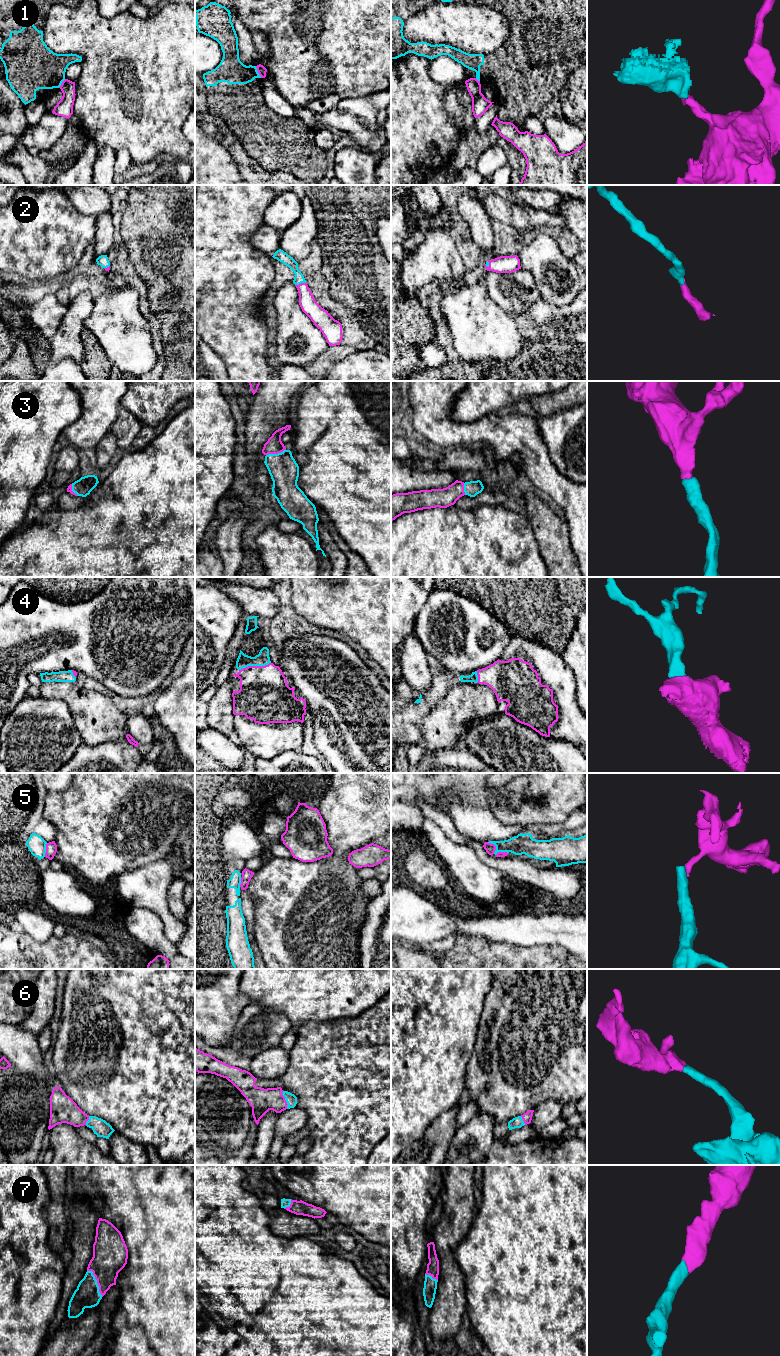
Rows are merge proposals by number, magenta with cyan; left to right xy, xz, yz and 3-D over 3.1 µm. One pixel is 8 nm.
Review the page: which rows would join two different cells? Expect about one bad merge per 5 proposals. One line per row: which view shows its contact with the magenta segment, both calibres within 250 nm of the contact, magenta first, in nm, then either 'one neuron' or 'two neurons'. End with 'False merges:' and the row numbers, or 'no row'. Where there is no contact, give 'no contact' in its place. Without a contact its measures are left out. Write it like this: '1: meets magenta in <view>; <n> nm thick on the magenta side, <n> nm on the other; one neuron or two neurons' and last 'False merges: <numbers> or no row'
1: meets magenta in xz; 70 nm thick on the magenta side, 200 nm on the other; two neurons
2: meets magenta in xz; 140 nm thick on the magenta side, 90 nm on the other; one neuron
3: meets magenta in xz; 140 nm thick on the magenta side, 240 nm on the other; one neuron
4: meets magenta in xz; 400 nm thick on the magenta side, 110 nm on the other; one neuron
5: meets magenta in yz; 80 nm thick on the magenta side, 160 nm on the other; two neurons
6: meets magenta in xz; 200 nm thick on the magenta side, 90 nm on the other; one neuron
7: meets magenta in xy; 280 nm thick on the magenta side, 200 nm on the other; one neuron
False merges: 1, 5

